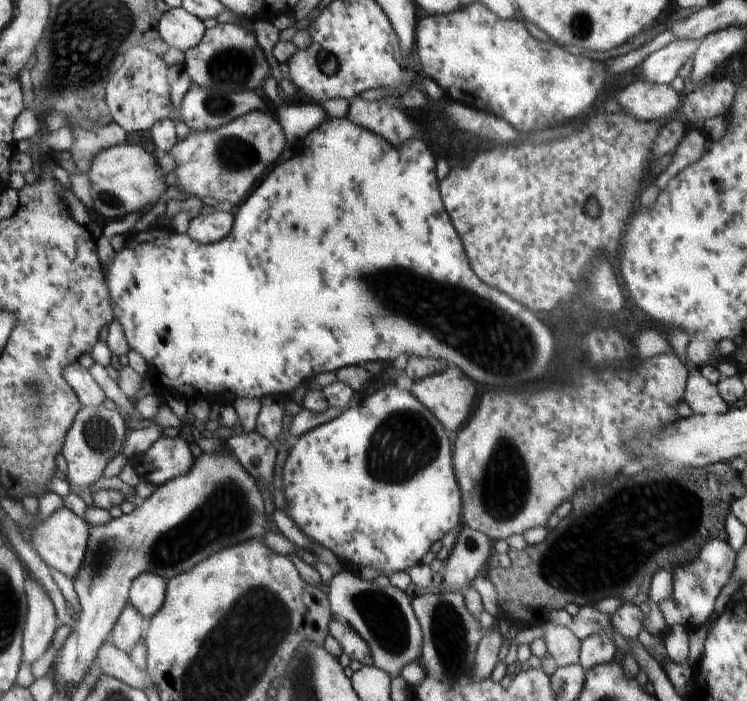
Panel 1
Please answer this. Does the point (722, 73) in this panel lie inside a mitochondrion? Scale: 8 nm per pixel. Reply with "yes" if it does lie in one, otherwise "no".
no

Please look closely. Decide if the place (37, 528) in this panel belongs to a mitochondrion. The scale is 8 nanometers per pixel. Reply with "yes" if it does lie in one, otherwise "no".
no

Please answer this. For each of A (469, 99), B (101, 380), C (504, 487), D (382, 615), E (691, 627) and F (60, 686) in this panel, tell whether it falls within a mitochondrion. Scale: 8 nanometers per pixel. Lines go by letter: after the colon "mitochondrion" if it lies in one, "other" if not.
A: other
B: other
C: mitochondrion
D: mitochondrion
E: other
F: other

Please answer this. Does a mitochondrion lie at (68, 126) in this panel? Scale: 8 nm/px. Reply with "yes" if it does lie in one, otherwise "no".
no

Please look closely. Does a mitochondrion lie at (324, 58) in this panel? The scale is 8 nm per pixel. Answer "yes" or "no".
no

